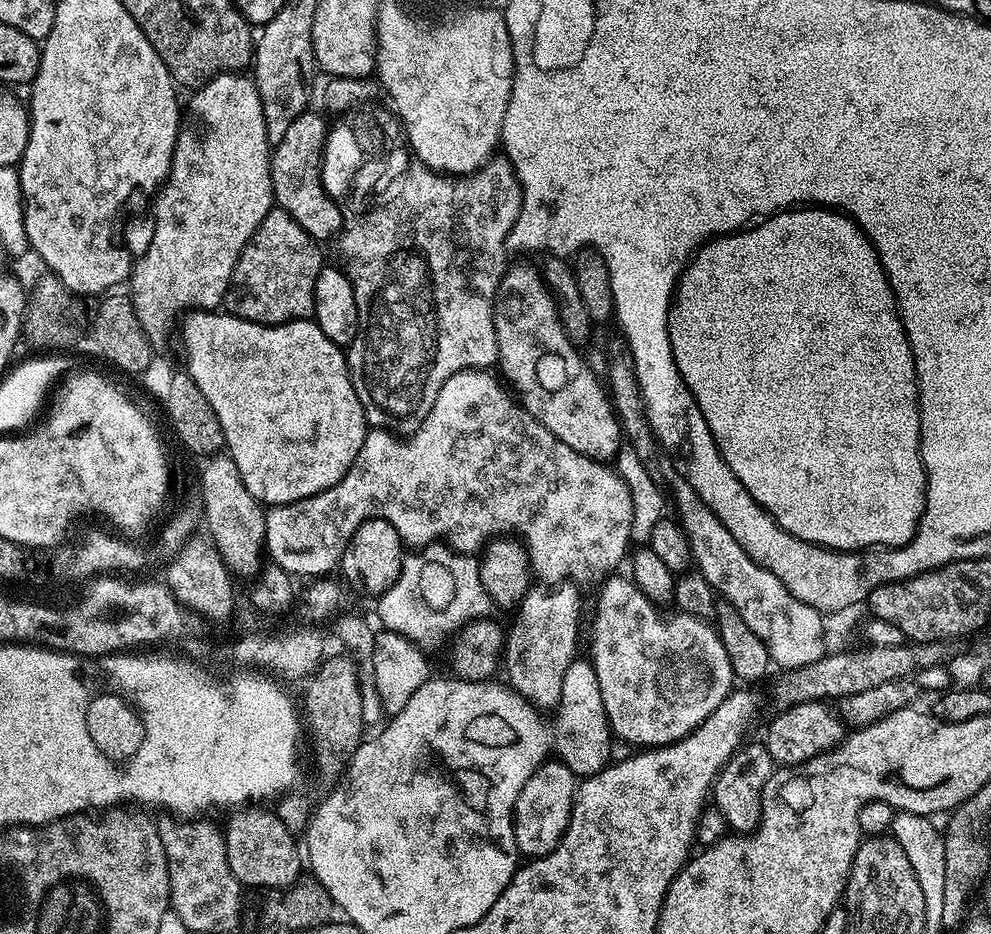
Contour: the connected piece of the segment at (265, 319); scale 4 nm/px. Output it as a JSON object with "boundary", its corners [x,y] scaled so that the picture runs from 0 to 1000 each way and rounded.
{"boundary":[[[320,261],[317,266],[246,266],[242,269],[242,277],[244,279],[244,291],[246,287],[246,296],[239,294],[236,300],[236,317],[238,313],[238,330],[237,333],[245,338],[247,343],[255,343],[257,347],[286,347],[293,343],[308,342],[316,333],[319,324],[319,303],[323,297],[324,288],[328,286],[329,279],[326,278],[325,266]]]}

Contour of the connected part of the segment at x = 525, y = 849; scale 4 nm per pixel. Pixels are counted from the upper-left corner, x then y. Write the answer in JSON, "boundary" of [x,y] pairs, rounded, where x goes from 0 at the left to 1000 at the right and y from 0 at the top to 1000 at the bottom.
{"boundary":[[[554,812],[545,819],[534,833],[529,847],[525,849],[525,860],[521,863],[521,906],[529,919],[550,916],[565,905],[565,899],[577,878],[577,861],[581,858],[583,832],[564,812]]]}

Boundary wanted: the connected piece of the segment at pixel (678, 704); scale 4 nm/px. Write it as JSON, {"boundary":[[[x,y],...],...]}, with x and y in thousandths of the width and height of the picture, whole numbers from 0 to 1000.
{"boundary":[[[618,615],[604,626],[605,639],[601,642],[601,661],[597,664],[597,702],[595,710],[603,726],[603,734],[607,743],[609,753],[609,763],[614,766],[614,773],[617,783],[623,789],[635,792],[642,799],[669,799],[678,797],[681,792],[689,792],[696,787],[705,775],[709,775],[734,745],[739,744],[741,740],[741,723],[737,713],[737,700],[733,700],[733,692],[729,692],[727,680],[723,677],[721,671],[715,665],[705,664],[702,660],[693,657],[681,657],[682,660],[669,660],[667,652],[658,643],[652,640],[652,636],[642,625],[639,625],[633,616]]]}

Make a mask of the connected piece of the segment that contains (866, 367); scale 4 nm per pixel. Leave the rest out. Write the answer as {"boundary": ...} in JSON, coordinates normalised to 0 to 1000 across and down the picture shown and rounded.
{"boundary":[[[804,221],[798,225],[788,225],[748,247],[715,257],[694,279],[693,287],[686,294],[686,303],[682,305],[682,316],[678,322],[678,332],[674,335],[674,357],[680,388],[684,392],[686,403],[693,415],[698,419],[702,434],[708,439],[708,448],[712,448],[712,456],[716,456],[716,465],[729,490],[735,496],[745,516],[749,516],[753,526],[763,534],[764,541],[779,554],[781,560],[789,563],[789,567],[821,585],[845,589],[876,589],[881,585],[915,585],[921,578],[928,563],[928,554],[932,551],[932,532],[936,529],[936,506],[932,504],[932,489],[928,474],[928,414],[924,412],[924,389],[916,359],[912,357],[912,346],[908,344],[908,332],[904,328],[904,317],[900,314],[900,303],[896,301],[896,296],[888,283],[884,264],[859,231],[836,221]]]}

